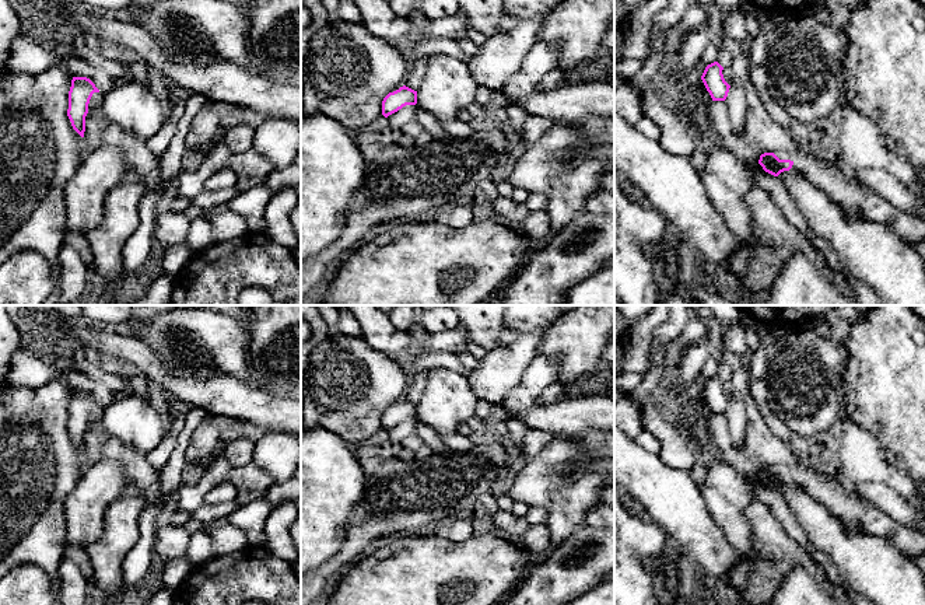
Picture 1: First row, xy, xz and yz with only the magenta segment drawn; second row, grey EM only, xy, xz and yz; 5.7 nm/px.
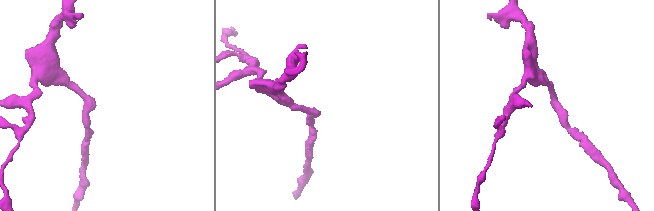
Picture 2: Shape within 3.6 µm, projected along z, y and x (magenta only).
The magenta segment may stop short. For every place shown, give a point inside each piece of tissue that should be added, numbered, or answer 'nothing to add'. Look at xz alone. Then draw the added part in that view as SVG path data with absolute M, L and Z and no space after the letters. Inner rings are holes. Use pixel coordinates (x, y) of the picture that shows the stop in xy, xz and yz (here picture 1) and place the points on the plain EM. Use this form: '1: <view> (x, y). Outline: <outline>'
nothing to add

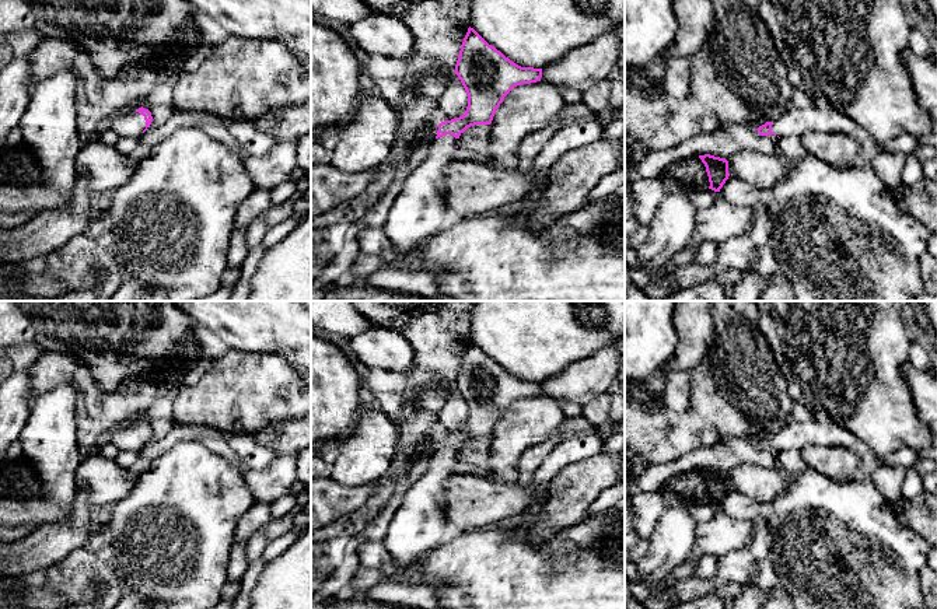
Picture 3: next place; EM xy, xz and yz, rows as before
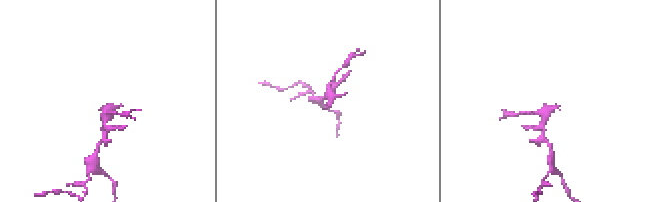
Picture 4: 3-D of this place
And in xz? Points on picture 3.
1: xz (419, 525). Outline: M455 451L434 452L426 473L406 491L382 538L398 568L409 568L461 531L445 518L444 484L452 476Z

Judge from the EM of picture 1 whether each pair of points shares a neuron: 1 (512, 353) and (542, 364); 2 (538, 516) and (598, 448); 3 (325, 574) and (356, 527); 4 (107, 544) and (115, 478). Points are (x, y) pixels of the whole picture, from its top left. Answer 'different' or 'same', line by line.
1: different
2: different
3: same
4: different

